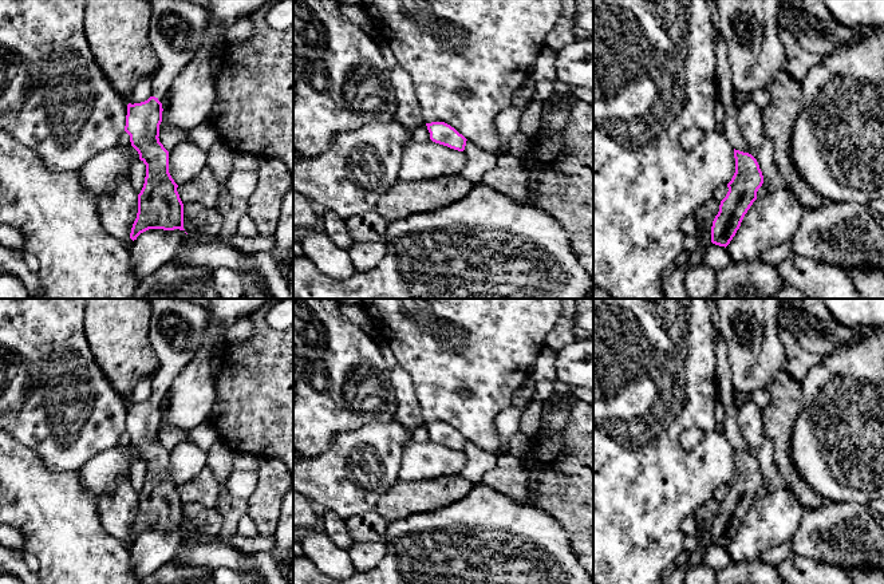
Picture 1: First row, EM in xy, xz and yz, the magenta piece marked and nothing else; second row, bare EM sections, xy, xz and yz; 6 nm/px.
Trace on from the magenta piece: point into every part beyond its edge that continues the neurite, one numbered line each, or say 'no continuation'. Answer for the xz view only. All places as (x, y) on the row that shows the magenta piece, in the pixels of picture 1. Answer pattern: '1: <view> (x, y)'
no continuation

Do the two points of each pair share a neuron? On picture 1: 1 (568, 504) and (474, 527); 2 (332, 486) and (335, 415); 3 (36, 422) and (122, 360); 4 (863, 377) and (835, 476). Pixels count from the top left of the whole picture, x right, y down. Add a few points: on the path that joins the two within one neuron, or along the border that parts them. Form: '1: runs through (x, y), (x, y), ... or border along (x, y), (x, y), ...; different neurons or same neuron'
1: border along (523, 501), (541, 508), (564, 532); different neurons
2: border along (363, 425), (338, 433), (320, 454), (310, 456); different neurons
3: border along (89, 347), (109, 383), (125, 398); different neurons
4: runs through (863, 401), (863, 433), (849, 446), (848, 452); same neuron

